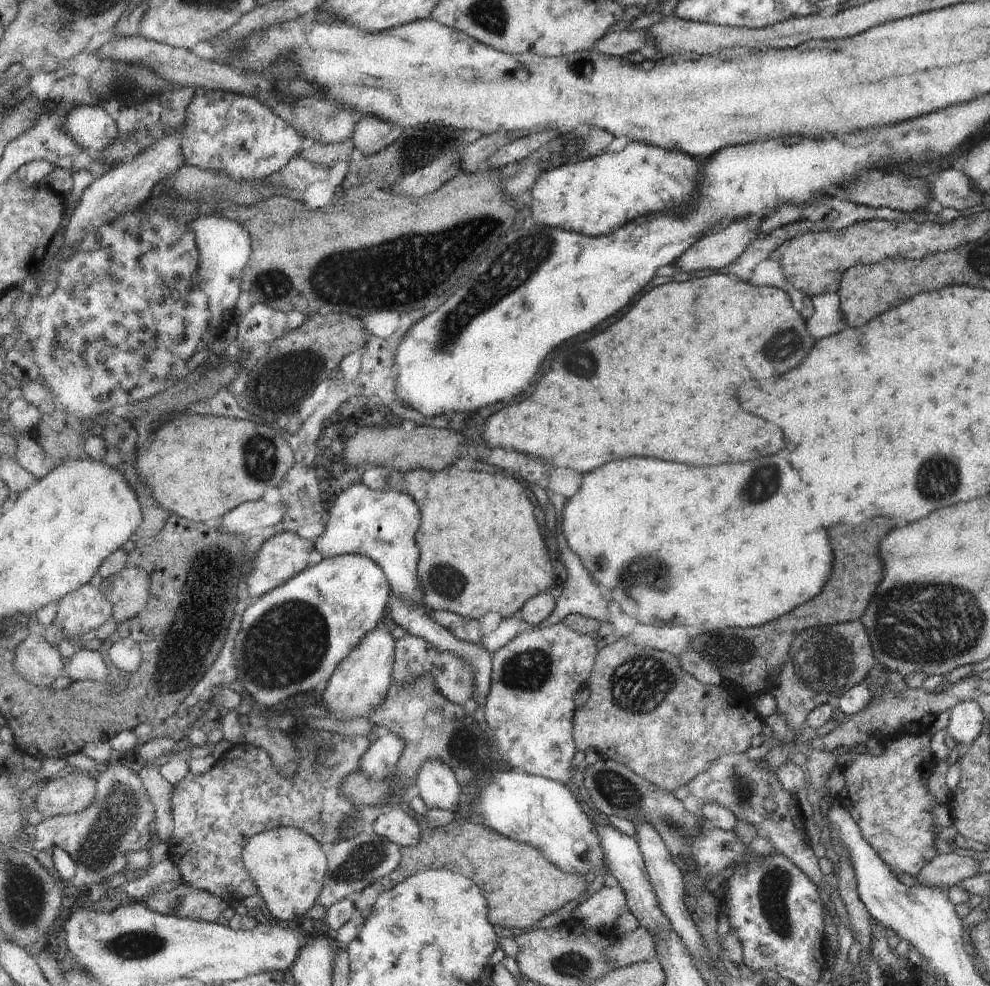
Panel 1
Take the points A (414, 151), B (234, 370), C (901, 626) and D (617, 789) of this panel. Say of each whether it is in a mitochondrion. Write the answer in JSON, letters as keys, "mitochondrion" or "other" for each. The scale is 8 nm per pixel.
{"A":"mitochondrion","B":"other","C":"mitochondrion","D":"mitochondrion"}

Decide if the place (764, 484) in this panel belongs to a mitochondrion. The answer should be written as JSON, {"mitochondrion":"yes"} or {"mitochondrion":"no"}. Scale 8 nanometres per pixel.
{"mitochondrion":"yes"}

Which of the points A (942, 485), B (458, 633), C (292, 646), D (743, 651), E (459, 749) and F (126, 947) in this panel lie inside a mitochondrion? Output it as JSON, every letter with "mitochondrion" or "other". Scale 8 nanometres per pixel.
{"A":"mitochondrion","B":"other","C":"mitochondrion","D":"mitochondrion","E":"mitochondrion","F":"mitochondrion"}

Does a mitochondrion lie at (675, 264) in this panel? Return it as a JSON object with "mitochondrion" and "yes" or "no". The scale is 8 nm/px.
{"mitochondrion":"no"}

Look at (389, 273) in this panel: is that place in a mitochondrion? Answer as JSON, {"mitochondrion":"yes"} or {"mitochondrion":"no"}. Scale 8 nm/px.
{"mitochondrion":"yes"}

